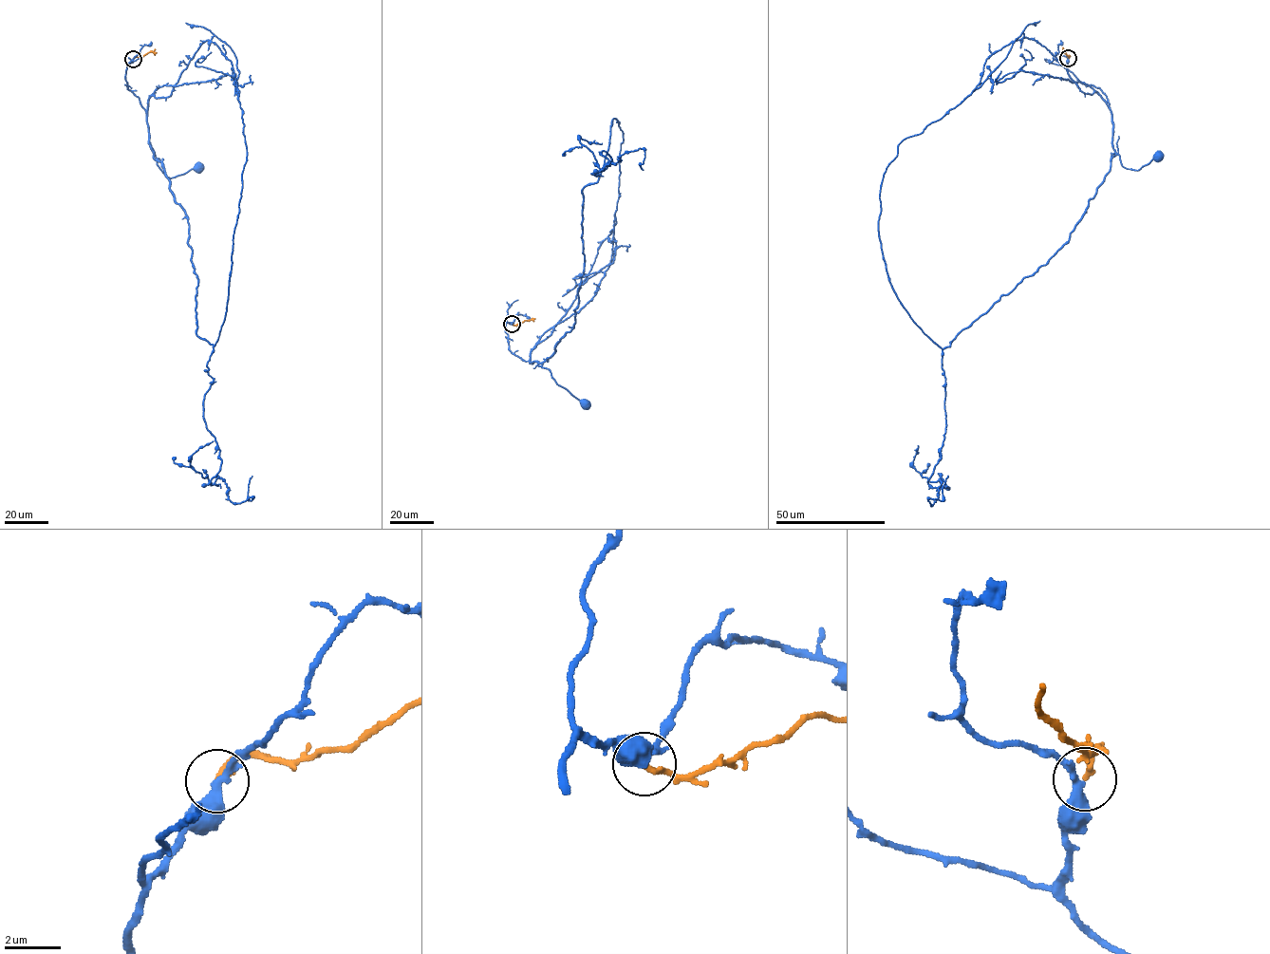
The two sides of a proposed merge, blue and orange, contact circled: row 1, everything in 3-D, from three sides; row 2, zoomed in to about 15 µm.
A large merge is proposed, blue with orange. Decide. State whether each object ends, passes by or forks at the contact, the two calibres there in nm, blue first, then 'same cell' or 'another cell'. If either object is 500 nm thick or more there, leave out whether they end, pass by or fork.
blue passes by | orange ends | 360/220 nm | same cell

